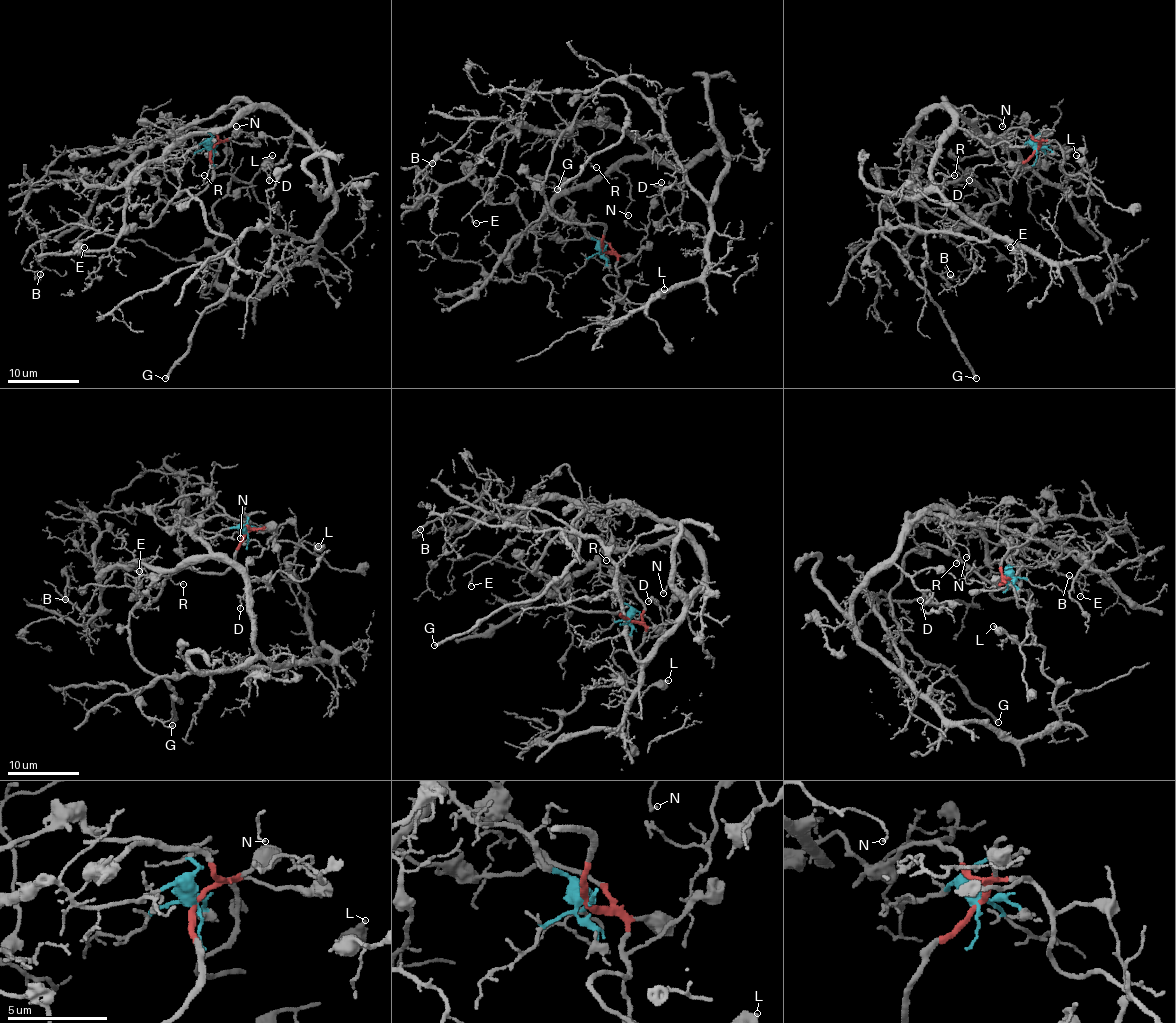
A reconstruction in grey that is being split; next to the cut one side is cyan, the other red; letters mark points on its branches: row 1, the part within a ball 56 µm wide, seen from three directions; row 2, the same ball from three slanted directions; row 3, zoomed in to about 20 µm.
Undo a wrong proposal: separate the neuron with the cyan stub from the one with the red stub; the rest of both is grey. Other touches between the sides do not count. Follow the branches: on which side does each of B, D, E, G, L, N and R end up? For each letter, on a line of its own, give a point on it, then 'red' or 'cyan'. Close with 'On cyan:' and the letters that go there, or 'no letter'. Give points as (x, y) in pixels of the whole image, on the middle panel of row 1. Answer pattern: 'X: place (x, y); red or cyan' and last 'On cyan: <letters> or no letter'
B: place (432, 163); cyan
D: place (661, 182); cyan
E: place (476, 223); cyan
G: place (557, 189); red
L: place (664, 289); red
N: place (628, 215); cyan
R: place (596, 167); cyan
On cyan: B, D, E, N, R

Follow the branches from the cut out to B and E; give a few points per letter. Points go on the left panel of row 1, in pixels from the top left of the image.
B: (212, 149), (161, 140), (231, 103), (255, 104), (145, 166), (120, 232), (50, 230), (21, 265), (41, 274)
E: (212, 149), (161, 140), (251, 101), (145, 166), (120, 207), (98, 211), (84, 247)

